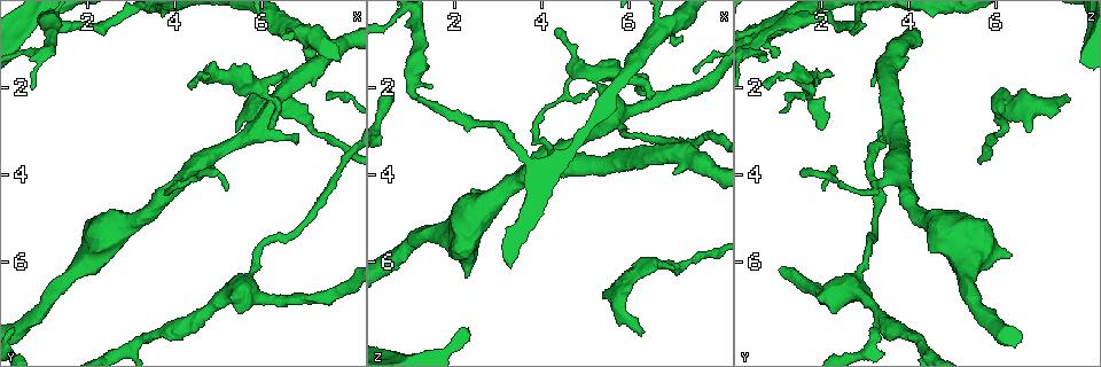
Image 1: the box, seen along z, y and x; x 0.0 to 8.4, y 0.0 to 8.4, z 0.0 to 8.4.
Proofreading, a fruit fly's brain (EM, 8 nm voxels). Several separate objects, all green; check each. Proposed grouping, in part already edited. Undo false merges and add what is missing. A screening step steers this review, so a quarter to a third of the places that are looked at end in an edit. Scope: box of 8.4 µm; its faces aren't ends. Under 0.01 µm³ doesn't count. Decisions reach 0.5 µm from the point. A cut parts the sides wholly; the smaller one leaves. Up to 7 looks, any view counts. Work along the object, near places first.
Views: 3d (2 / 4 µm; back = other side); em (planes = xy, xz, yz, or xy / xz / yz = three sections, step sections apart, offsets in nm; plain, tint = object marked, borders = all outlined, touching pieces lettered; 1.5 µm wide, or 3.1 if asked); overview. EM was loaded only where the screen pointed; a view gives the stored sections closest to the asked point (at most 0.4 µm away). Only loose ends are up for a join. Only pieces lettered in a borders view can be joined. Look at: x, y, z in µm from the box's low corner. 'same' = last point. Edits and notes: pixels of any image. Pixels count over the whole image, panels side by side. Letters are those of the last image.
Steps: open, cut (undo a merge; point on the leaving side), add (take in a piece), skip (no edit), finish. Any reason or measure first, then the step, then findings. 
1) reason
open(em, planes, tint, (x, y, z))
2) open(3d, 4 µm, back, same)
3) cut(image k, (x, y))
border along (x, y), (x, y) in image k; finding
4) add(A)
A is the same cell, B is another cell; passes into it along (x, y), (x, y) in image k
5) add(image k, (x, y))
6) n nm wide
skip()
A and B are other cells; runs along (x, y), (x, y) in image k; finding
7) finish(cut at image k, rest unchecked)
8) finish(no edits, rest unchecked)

branch stops here
open(3d, 4 µm, (2.05, 5.05, 5.75))

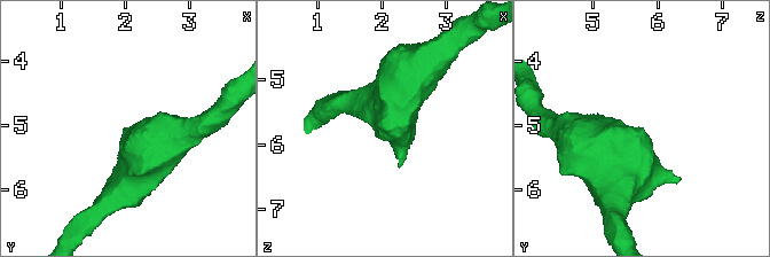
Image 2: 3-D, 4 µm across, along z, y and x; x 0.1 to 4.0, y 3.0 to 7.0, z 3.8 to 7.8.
shape alone is not enough
open(em, planes, borders, (2.10, 5.05, 5.80))

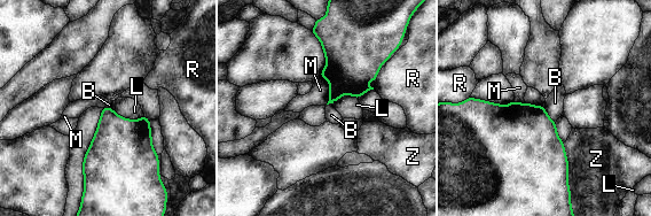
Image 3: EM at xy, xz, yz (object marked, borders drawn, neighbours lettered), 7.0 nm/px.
Z touches over 300 nm
skip()
B, L, M, R and Z are other cells; no lettered piece goes on from it

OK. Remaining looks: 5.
branch stops here
open(3d, 4 µm, (6.25, 2.25, 7.70))

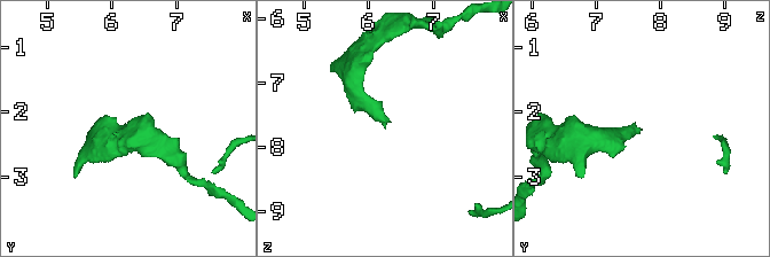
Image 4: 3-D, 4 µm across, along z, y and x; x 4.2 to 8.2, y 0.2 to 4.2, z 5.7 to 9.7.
open(em, planes, borders, (6.25, 2.30, 7.75))

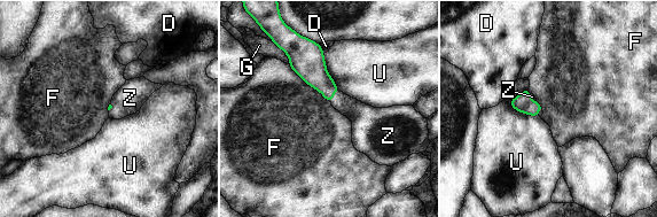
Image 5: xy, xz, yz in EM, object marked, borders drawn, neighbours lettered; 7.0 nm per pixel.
F touches over 400 nm
add(Z)
Z is the same cell, D, F, G and U are other cells; it goes on there

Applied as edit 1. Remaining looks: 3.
branch stops here
open(3d, 2 µm, (6.60, 1.70, 2.10))

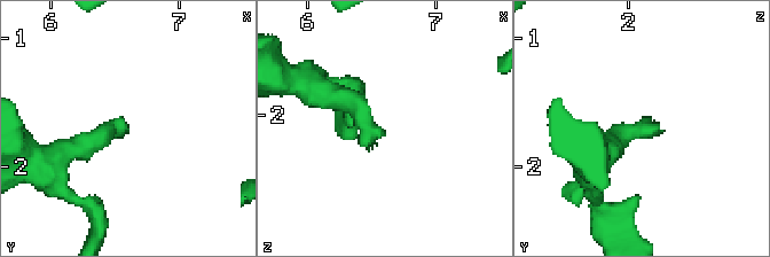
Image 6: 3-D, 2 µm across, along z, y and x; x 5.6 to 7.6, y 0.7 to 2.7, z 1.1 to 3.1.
open(em, xy, step 8, tint, (6.60, 1.66, 2.14))

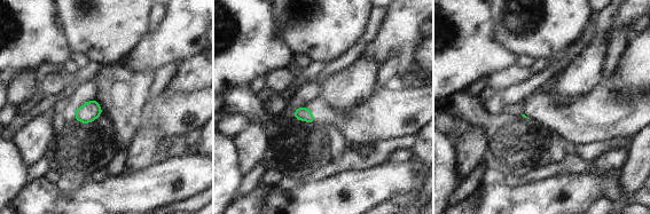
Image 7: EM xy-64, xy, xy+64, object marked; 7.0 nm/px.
open(em, xy, step 8, borders, same)

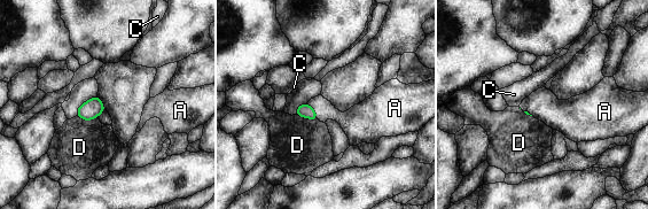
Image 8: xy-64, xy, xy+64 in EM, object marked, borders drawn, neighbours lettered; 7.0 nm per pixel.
add(A)
A is the same cell, C and D are other cells; the neuron continues

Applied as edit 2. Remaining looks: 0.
finish(add at image 5, add at image 8, rest unchecked)

